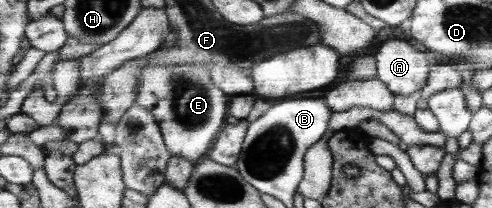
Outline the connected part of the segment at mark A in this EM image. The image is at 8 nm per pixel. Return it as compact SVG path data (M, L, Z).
M387 40L381 44L381 48L374 55L376 60L376 76L392 93L402 95L417 94L429 80L429 74L433 68L433 62L427 52L419 52L415 46L403 42L403 40Z

